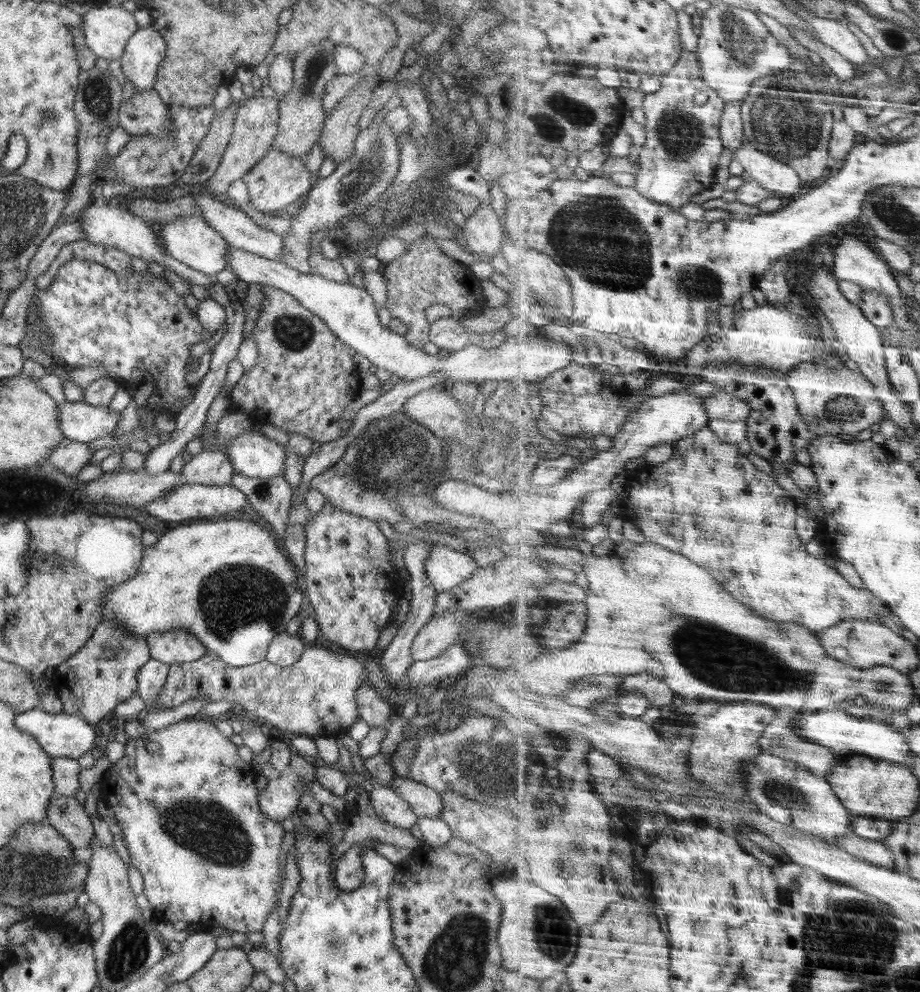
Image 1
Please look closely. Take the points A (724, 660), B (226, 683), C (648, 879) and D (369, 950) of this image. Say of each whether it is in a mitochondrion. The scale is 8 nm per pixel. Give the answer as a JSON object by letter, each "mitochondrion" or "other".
{"A":"mitochondrion","B":"other","C":"other","D":"other"}

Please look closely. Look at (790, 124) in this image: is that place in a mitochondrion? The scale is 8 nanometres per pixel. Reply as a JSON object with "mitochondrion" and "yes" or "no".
{"mitochondrion":"yes"}

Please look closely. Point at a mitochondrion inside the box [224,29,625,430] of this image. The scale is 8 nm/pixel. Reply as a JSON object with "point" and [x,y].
{"point":[560,114]}

